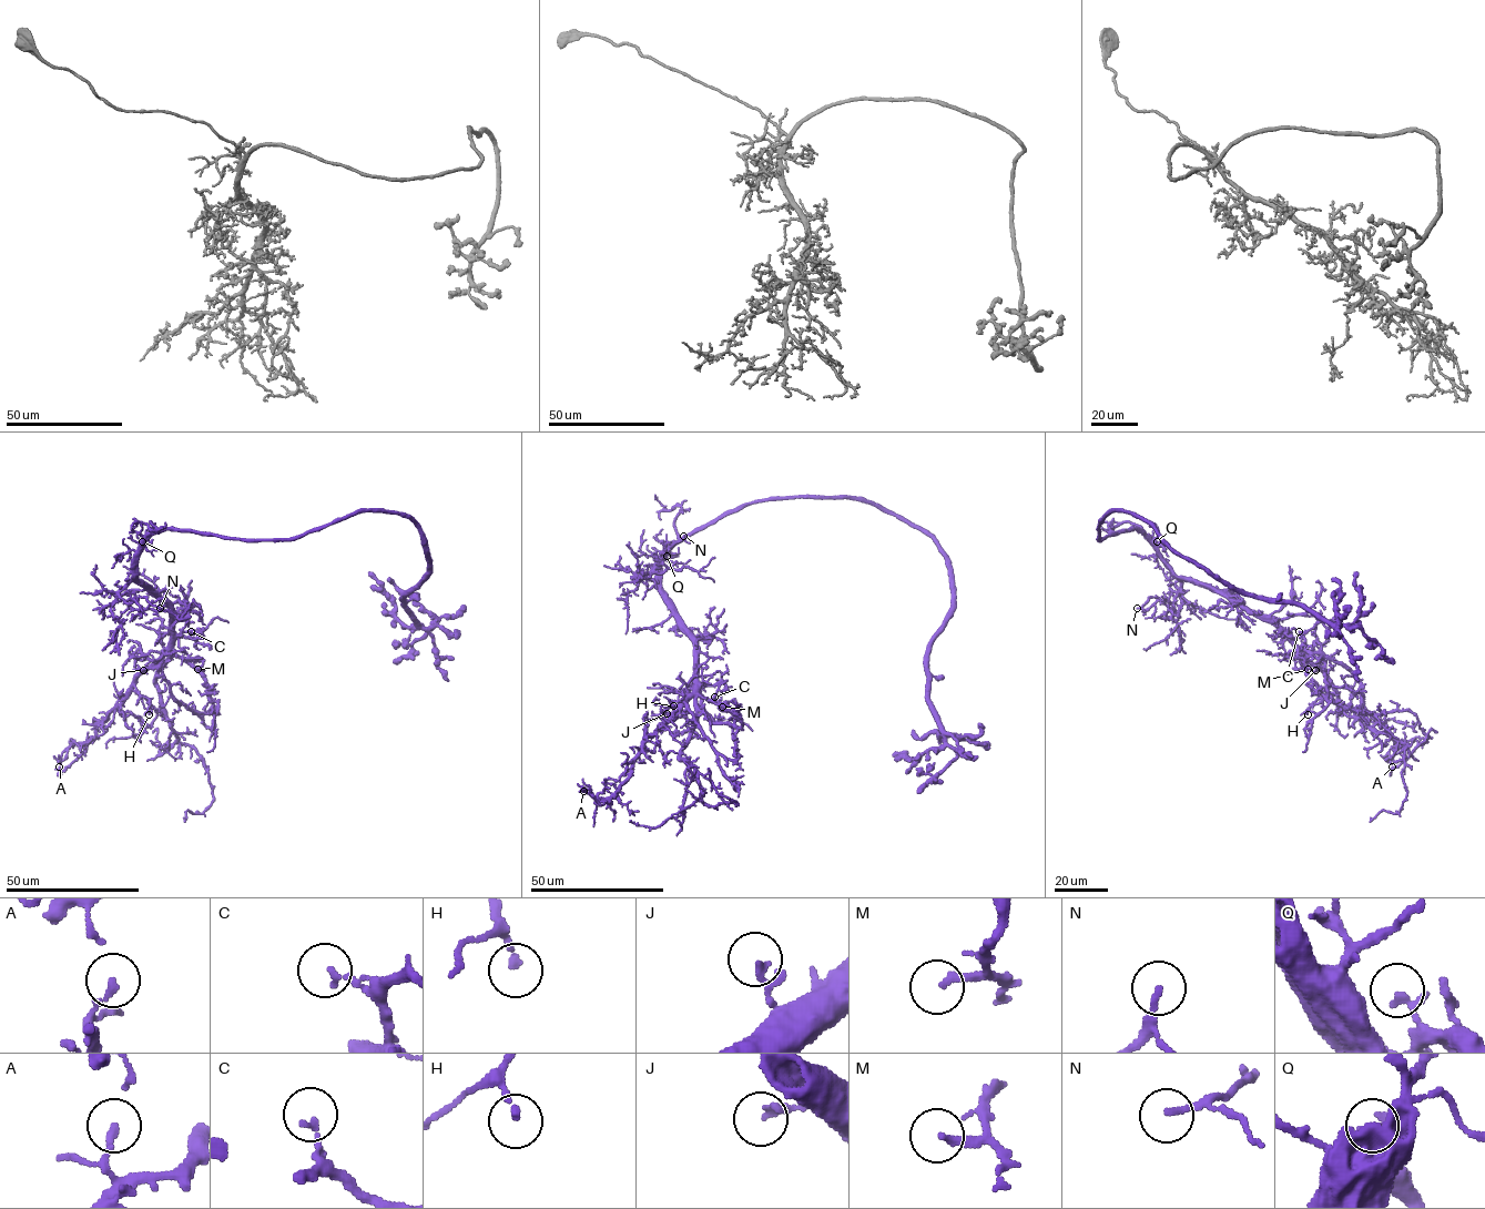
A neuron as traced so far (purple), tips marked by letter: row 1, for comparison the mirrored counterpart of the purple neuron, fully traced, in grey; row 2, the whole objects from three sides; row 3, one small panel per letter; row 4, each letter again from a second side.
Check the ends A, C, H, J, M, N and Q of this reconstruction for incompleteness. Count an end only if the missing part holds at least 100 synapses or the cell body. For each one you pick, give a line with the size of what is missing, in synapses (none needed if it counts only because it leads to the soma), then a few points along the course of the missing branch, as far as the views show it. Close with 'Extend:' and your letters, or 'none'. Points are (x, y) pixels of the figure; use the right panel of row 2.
Extend: none

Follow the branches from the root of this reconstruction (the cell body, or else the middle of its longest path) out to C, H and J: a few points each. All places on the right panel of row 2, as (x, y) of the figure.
C: (1117, 532), (1139, 529), (1178, 576), (1226, 593), (1243, 610), (1270, 619), (1291, 637), (1302, 637), (1299, 631)
H: (1117, 532), (1139, 529), (1178, 576), (1209, 586), (1243, 610), (1269, 619), (1329, 679), (1328, 691), (1308, 714)
J: (1117, 532), (1139, 529), (1176, 575), (1226, 593), (1243, 610), (1269, 619), (1319, 669), (1315, 670)

